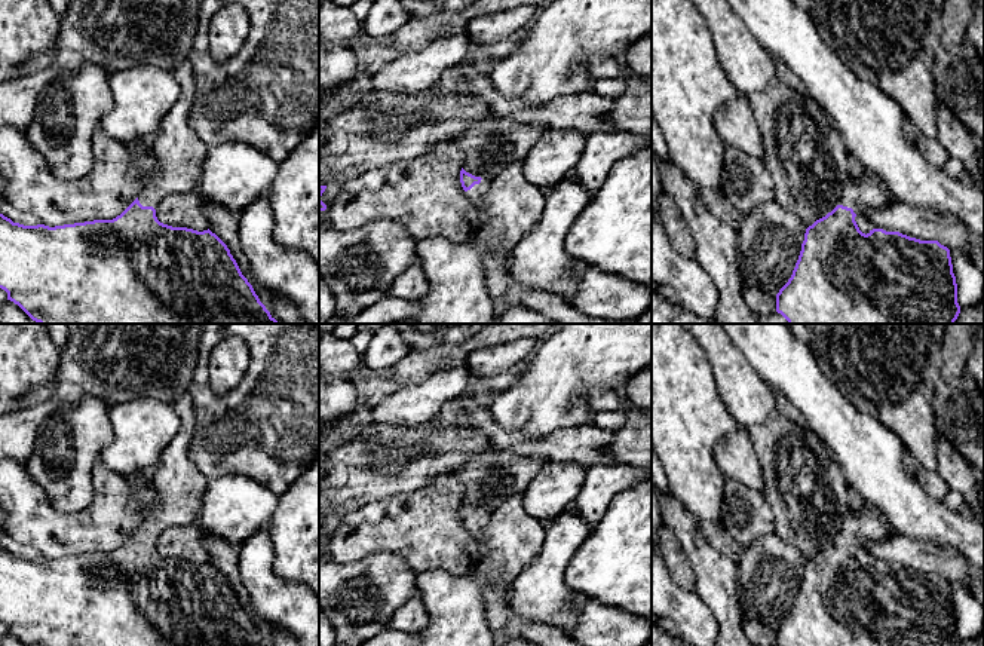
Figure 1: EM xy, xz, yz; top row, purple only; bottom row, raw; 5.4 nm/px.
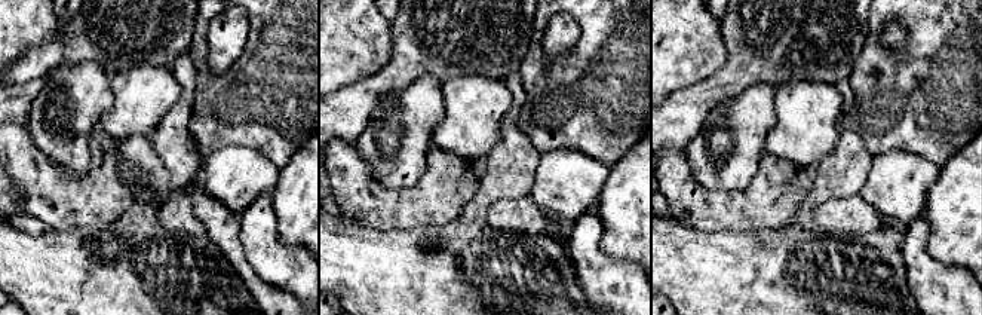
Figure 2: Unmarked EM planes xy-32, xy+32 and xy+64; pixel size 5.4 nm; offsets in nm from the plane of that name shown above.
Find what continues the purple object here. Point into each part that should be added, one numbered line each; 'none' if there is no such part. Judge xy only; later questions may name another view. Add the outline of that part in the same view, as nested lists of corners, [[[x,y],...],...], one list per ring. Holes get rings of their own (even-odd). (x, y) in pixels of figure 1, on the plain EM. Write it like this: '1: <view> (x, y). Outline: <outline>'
1: xy (180, 484). Outline: [[[188,389],[174,402],[181,420],[178,434],[166,446],[162,462],[153,477],[160,505],[148,514],[138,529],[142,539],[156,539],[172,526],[197,523],[208,481],[188,457],[188,444],[194,431],[193,399]]]

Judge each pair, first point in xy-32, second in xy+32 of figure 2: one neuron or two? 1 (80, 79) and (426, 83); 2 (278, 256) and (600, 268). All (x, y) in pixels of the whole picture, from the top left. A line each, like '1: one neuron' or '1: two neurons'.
1: one neuron
2: one neuron

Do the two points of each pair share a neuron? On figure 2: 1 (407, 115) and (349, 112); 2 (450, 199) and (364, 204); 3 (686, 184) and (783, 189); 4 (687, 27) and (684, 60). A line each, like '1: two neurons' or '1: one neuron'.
1: two neurons
2: one neuron
3: one neuron
4: one neuron

